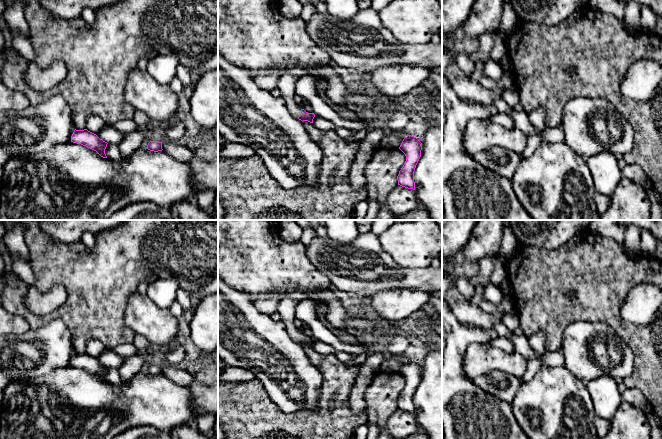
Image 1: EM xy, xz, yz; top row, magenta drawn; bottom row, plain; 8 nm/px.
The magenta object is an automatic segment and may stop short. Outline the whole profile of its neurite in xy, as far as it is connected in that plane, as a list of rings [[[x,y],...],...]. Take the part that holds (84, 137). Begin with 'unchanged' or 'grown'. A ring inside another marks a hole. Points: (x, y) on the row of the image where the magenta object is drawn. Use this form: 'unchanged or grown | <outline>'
unchanged | [[[74,130],[71,136],[71,142],[81,144],[96,151],[101,157],[107,158],[105,154],[105,149],[107,147],[107,142],[100,139],[96,134],[84,130]]]

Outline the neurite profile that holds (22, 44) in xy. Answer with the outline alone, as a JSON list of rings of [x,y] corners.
[[[10,29],[12,35],[12,45],[14,49],[24,58],[33,62],[35,59],[35,51],[31,45],[29,37],[23,36]]]

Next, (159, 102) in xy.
[[[137,68],[128,74],[124,97],[128,104],[146,114],[158,126],[167,126],[168,122],[175,117],[179,107],[179,96],[172,90],[170,84],[159,84],[146,71]]]

